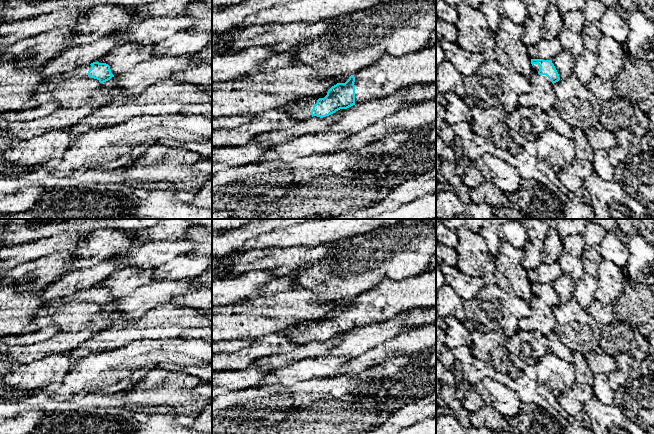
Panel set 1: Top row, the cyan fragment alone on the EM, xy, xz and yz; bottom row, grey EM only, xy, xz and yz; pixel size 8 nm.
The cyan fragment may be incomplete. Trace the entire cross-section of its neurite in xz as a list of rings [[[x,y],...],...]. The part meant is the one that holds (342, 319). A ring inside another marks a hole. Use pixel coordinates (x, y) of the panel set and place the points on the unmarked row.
[[[349,301],[345,307],[337,307],[329,314],[316,320],[306,320],[288,330],[290,341],[302,345],[313,340],[329,340],[340,333],[355,329],[355,301]]]

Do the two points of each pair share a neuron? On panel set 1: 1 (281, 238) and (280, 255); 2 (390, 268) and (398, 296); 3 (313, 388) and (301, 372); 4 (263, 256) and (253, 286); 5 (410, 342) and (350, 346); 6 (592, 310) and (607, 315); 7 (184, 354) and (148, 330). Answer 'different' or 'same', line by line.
1: different
2: different
3: different
4: different
5: different
6: same
7: different

